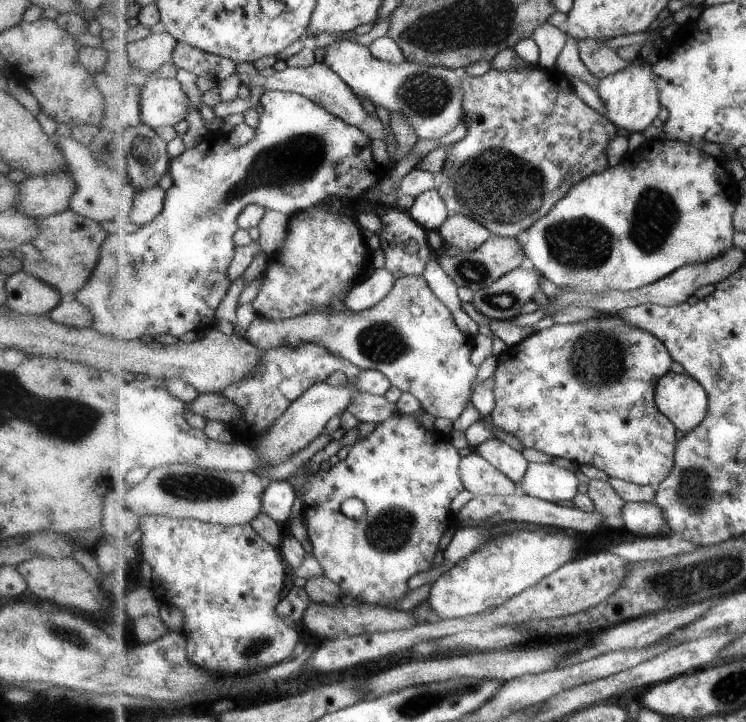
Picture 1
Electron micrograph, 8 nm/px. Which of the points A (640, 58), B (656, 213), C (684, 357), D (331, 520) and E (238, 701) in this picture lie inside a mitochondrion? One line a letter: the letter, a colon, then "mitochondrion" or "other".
A: other
B: mitochondrion
C: other
D: other
E: other

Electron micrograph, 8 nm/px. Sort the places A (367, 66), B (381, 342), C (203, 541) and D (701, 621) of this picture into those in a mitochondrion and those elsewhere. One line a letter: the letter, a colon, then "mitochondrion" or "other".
A: other
B: mitochondrion
C: other
D: other

